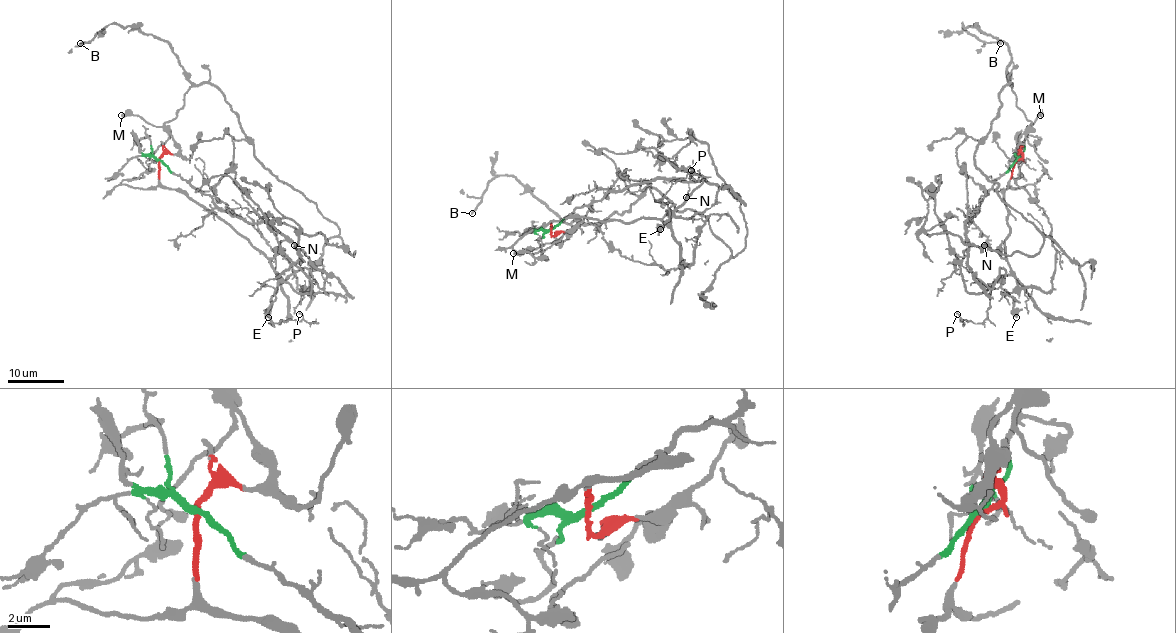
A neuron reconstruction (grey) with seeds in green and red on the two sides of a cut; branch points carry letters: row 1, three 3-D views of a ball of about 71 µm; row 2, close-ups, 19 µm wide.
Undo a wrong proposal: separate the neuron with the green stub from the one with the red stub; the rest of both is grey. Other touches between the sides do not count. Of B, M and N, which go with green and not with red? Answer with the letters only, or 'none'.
B, N

